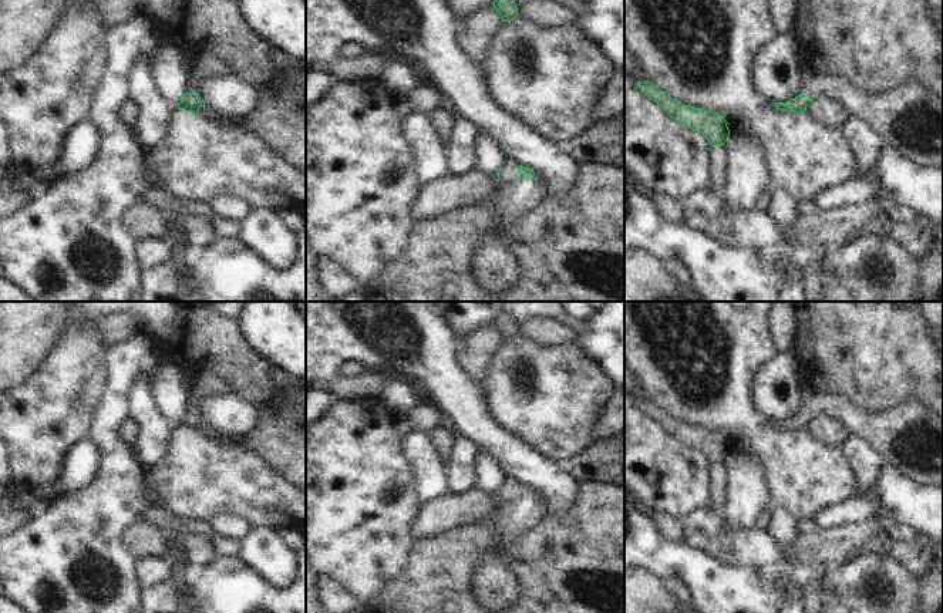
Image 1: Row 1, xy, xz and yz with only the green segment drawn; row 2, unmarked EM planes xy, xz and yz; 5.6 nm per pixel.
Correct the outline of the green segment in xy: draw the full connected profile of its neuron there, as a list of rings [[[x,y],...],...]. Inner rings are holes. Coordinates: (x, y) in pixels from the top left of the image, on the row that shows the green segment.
[[[211,50],[195,51],[189,58],[192,64],[189,67],[186,94],[178,104],[178,110],[196,114],[202,107],[202,101],[195,91],[195,81],[202,75],[226,77],[230,71],[228,63],[213,55]]]

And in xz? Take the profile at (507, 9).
[[[495,0],[494,7],[499,13],[502,21],[511,21],[518,16],[518,7],[512,0]]]

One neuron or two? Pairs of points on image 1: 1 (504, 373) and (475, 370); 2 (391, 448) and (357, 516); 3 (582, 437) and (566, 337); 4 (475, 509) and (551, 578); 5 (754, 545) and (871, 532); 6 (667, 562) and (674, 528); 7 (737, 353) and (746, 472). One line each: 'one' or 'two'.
1: two
2: one
3: two
4: two
5: one
6: two
7: two

